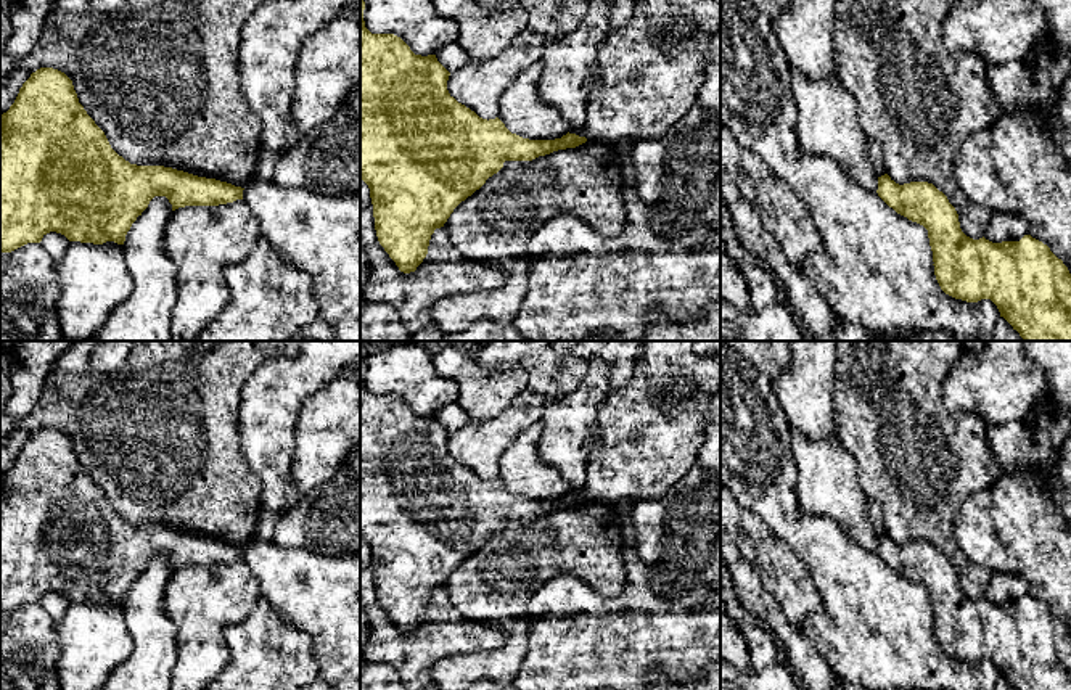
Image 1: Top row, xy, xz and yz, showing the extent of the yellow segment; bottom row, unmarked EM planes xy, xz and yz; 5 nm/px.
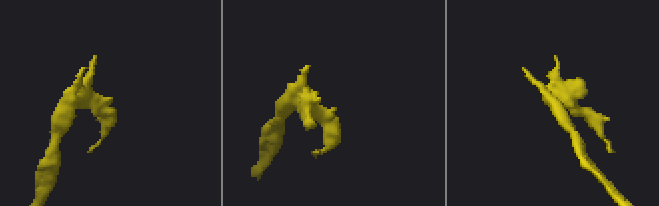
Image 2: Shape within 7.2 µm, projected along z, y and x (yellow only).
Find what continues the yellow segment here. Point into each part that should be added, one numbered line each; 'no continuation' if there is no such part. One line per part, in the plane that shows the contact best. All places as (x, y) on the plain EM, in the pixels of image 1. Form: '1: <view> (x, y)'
no continuation

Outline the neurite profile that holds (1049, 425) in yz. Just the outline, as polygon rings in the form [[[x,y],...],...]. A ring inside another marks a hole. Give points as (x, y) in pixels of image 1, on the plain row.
[[[1040,402],[1024,420],[1031,433],[1031,468],[1048,479],[1058,463],[1063,442],[1071,429],[1071,415],[1053,402]]]

